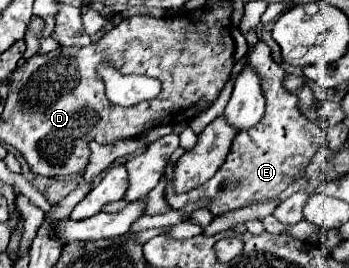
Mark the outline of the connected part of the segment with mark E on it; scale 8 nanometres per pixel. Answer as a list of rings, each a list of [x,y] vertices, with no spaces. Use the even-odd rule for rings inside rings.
[[[259,40],[253,48],[247,50],[245,66],[251,68],[253,72],[257,72],[261,78],[261,90],[263,90],[263,96],[267,100],[263,120],[247,132],[237,132],[221,170],[211,180],[207,180],[205,184],[201,184],[199,188],[191,190],[187,194],[173,192],[171,180],[173,180],[175,166],[169,164],[165,170],[165,174],[169,178],[169,184],[165,188],[165,196],[167,196],[167,202],[171,208],[181,208],[187,202],[195,202],[199,198],[209,196],[213,200],[209,210],[213,210],[217,216],[217,214],[225,214],[227,210],[241,208],[249,202],[271,198],[271,196],[283,192],[293,180],[301,178],[305,166],[313,160],[319,146],[325,144],[325,132],[315,122],[307,120],[301,114],[301,110],[297,106],[297,96],[293,96],[291,92],[287,92],[283,88],[285,70],[273,62],[269,46],[265,42]],[[223,186],[233,186],[233,188],[229,188],[229,192],[223,192]]]

